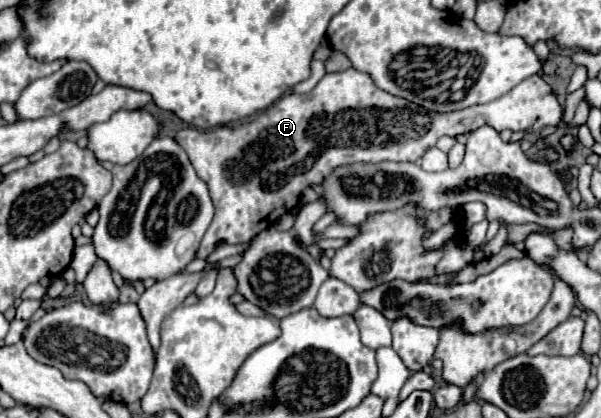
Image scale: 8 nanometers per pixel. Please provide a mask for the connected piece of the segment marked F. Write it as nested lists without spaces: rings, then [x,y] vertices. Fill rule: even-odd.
[[[348,69],[350,73],[326,73],[318,85],[306,93],[296,95],[288,93],[282,95],[272,103],[270,109],[262,111],[252,121],[240,123],[238,127],[224,125],[214,127],[210,131],[200,129],[182,129],[176,133],[178,145],[190,155],[190,161],[202,181],[208,183],[210,197],[214,201],[216,213],[214,219],[202,237],[202,243],[196,251],[196,255],[210,255],[216,247],[216,241],[226,241],[230,245],[234,243],[248,243],[258,235],[262,229],[268,229],[268,223],[276,223],[284,213],[292,211],[296,207],[296,201],[300,193],[310,185],[320,185],[328,173],[332,173],[334,167],[346,165],[346,163],[380,163],[380,161],[416,161],[420,159],[442,135],[458,137],[462,133],[472,133],[482,125],[490,125],[496,131],[538,131],[540,127],[558,125],[560,123],[560,107],[552,93],[552,89],[546,85],[546,81],[540,75],[532,75],[518,83],[512,91],[498,97],[496,101],[474,105],[462,111],[454,113],[432,113],[426,111],[420,105],[414,105],[402,97],[394,97],[374,85],[368,73]]]

